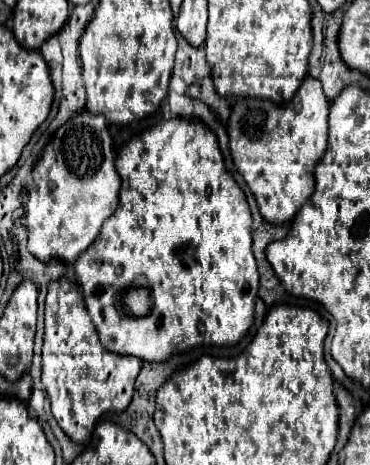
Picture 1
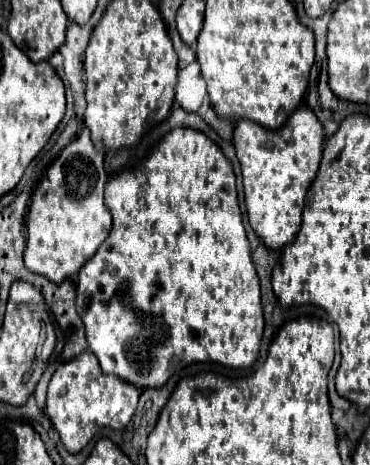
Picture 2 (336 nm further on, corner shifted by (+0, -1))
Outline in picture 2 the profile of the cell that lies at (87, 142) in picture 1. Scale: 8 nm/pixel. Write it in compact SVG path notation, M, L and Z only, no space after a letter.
M87 129L73 139L47 169L37 185L27 213L25 267L53 283L75 277L87 259L99 249L111 231L111 213L103 203L103 187L109 179L103 167L105 151L97 149Z

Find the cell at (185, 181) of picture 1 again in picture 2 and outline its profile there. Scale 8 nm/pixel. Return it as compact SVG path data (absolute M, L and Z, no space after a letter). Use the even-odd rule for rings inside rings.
M173 129L159 141L159 145L153 149L153 153L147 157L143 165L131 171L121 171L107 181L105 205L113 215L113 229L109 237L103 241L103 245L95 251L95 255L81 267L77 277L77 313L85 325L89 349L97 355L101 369L109 375L121 377L123 381L135 385L137 389L155 389L155 387L163 387L175 371L191 363L219 363L233 369L251 367L259 357L259 343L263 335L263 307L259 295L259 279L251 261L251 249L243 229L241 209L237 203L233 167L223 155L223 151L213 141L209 141L201 131ZM137 351L147 351L149 367L145 365L139 369L133 363L133 353Z

